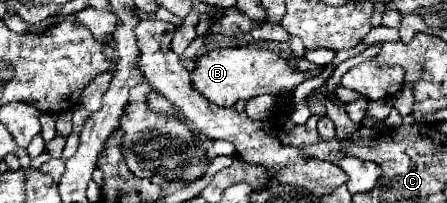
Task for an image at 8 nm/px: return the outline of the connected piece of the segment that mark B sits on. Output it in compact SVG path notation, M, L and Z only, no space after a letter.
M235 46L209 48L195 60L189 76L193 90L197 90L205 100L221 108L231 108L237 104L237 100L251 100L261 94L277 96L281 92L291 92L303 80L309 78L305 72L293 70L287 64L287 60L279 58L271 50L253 50L253 48L235 48Z

